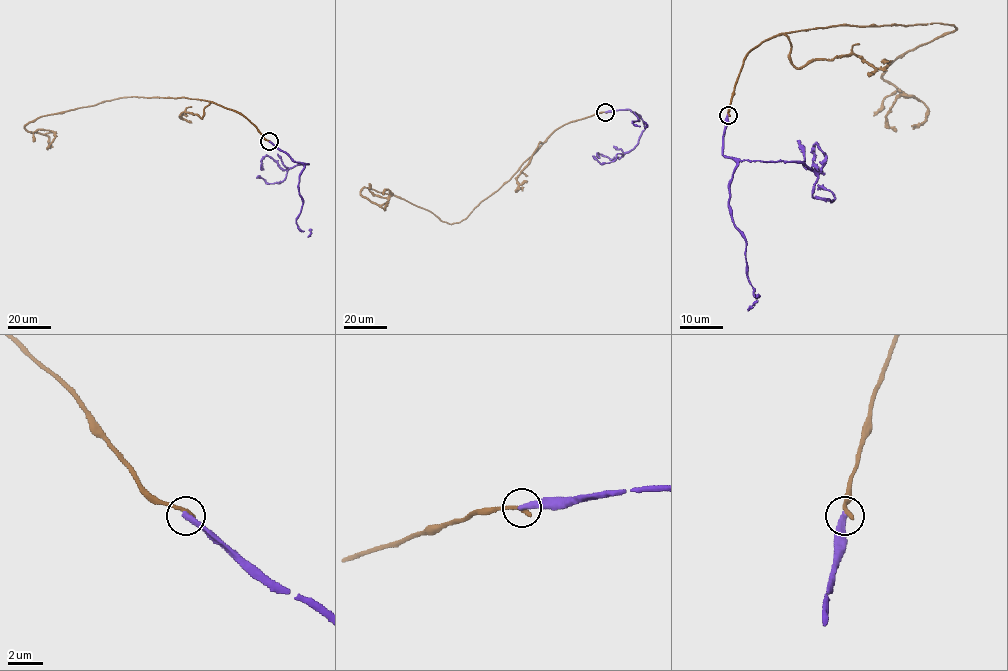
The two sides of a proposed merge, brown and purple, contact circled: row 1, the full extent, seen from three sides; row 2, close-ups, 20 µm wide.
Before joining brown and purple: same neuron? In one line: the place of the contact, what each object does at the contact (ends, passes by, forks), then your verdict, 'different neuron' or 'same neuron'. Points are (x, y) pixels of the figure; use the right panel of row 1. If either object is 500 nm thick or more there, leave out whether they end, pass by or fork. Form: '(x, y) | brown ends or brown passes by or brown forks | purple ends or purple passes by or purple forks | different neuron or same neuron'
(728, 115) | brown ends | purple ends | different neuron

